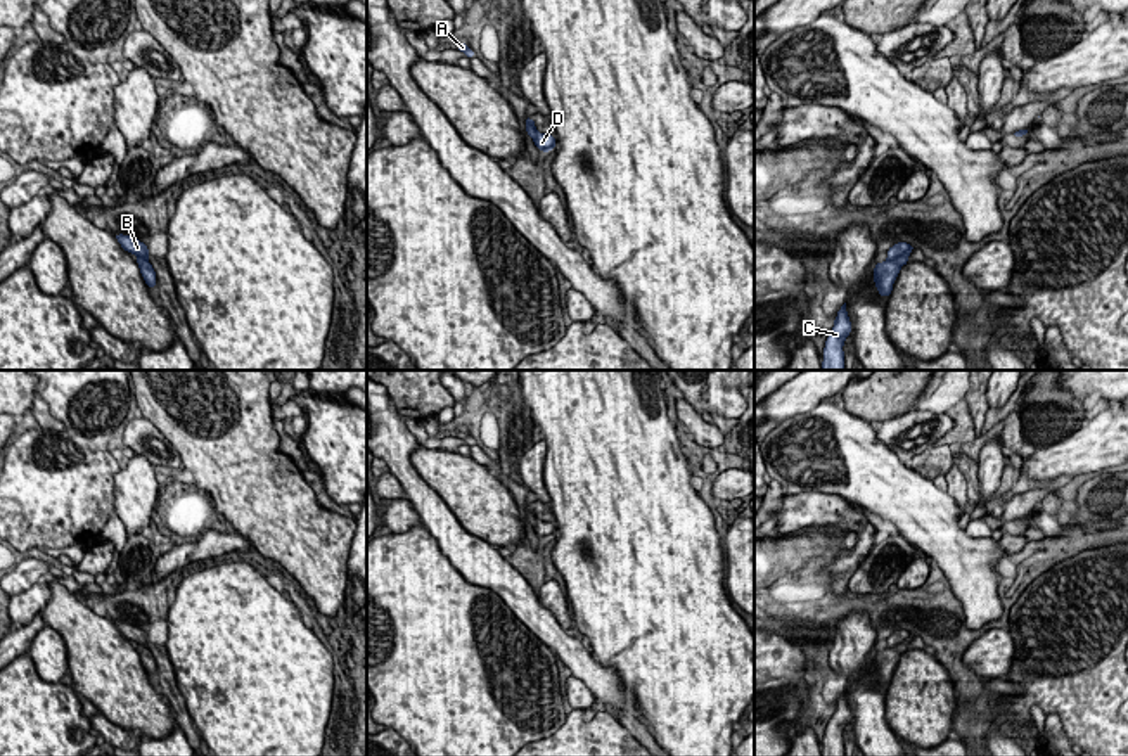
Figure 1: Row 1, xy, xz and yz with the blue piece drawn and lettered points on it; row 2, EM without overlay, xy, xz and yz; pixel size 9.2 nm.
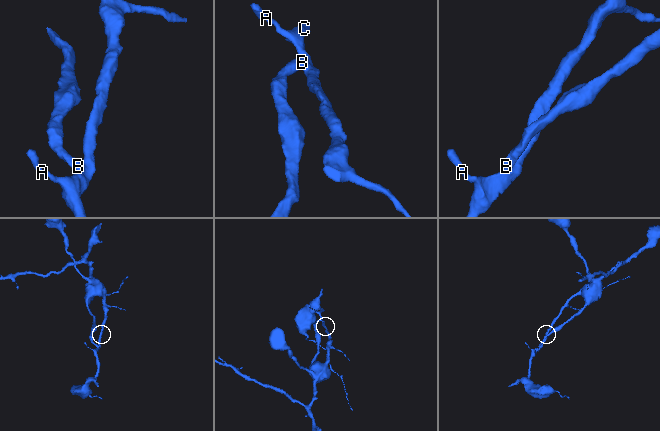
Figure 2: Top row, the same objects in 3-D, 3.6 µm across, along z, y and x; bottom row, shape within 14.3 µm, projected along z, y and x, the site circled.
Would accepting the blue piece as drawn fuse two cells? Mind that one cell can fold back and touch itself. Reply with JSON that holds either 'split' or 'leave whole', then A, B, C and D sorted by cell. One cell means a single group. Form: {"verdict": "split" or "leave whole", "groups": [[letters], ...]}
{"verdict": "split", "groups": [["A", "C", "D"], ["B"]]}

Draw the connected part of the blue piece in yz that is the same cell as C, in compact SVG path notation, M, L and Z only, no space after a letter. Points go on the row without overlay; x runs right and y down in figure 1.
M846 690L837 699L834 714L825 728L822 756L844 756L844 727L851 721L851 709L846 699Z

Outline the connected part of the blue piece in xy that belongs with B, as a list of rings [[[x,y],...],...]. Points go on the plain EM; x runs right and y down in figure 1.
[[[114,621],[114,625],[121,631],[121,635],[125,638],[128,638],[130,642],[137,642],[138,645],[149,645],[151,644],[147,631],[140,630],[138,626],[133,626],[133,625],[123,623],[123,621]]]

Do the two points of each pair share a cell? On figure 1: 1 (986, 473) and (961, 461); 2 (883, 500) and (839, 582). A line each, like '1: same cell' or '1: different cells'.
1: different cells
2: different cells

